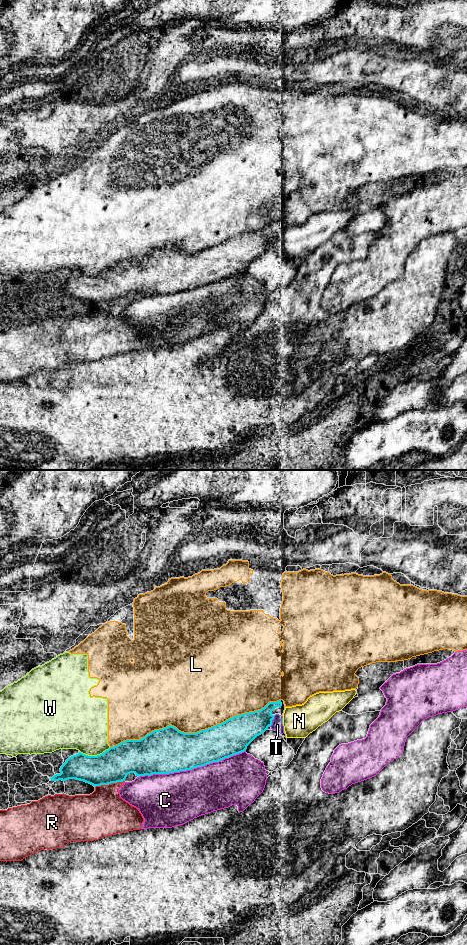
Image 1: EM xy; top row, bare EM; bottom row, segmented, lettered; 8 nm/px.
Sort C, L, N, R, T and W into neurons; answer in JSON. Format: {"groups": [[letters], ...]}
{"groups": [["C"], ["L", "W"], ["N", "T"], ["R"]]}

